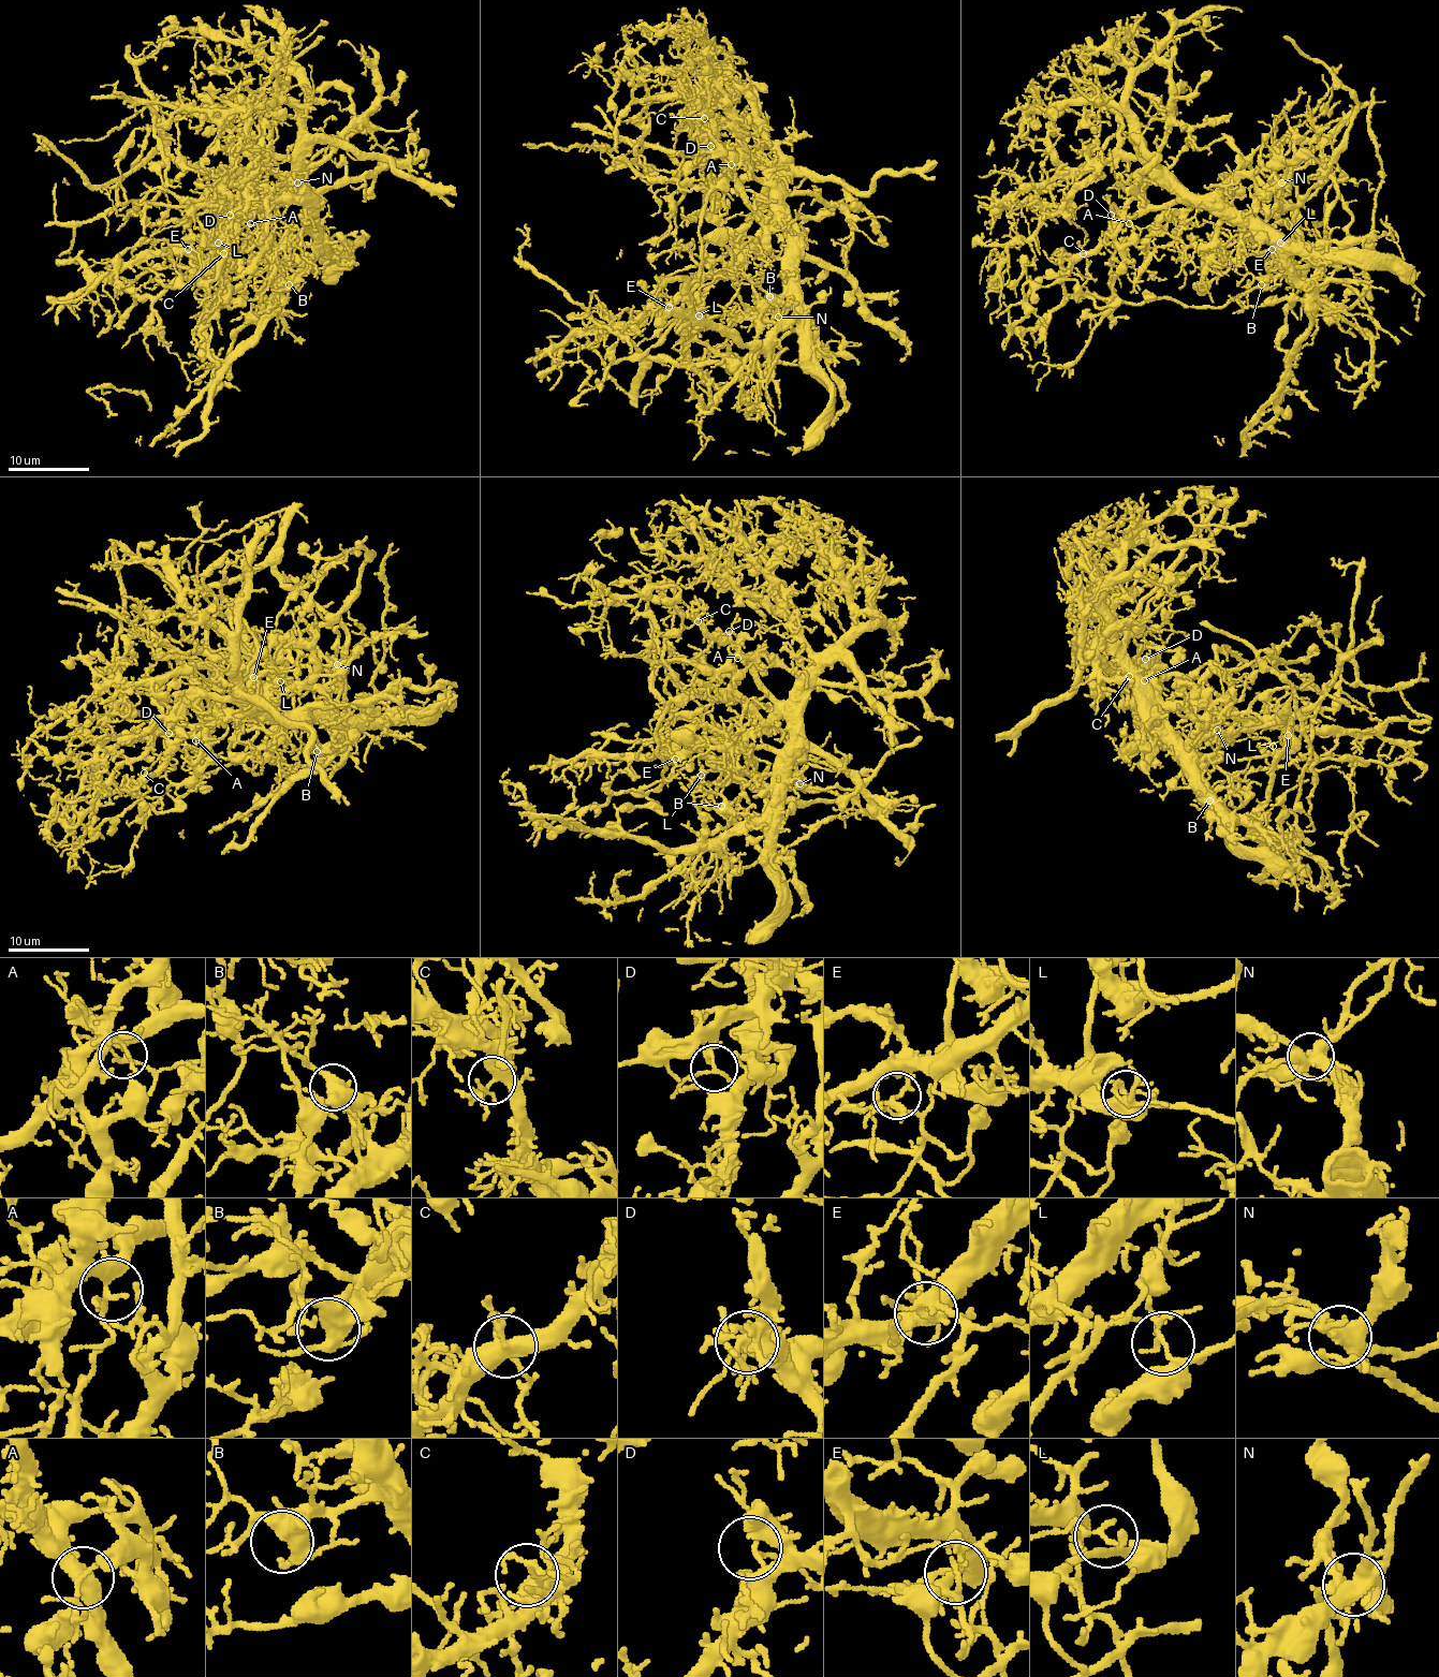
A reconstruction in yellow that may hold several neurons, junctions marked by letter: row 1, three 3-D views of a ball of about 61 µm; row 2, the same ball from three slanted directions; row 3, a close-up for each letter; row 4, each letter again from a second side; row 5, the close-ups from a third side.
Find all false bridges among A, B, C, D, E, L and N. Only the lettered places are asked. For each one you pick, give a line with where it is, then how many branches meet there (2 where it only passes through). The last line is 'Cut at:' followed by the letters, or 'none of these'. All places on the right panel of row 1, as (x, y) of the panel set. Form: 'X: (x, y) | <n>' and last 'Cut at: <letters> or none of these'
E: (1272, 249) | 5
L: (1280, 243) | 4
N: (1281, 182) | 6
Cut at: E, L, N

